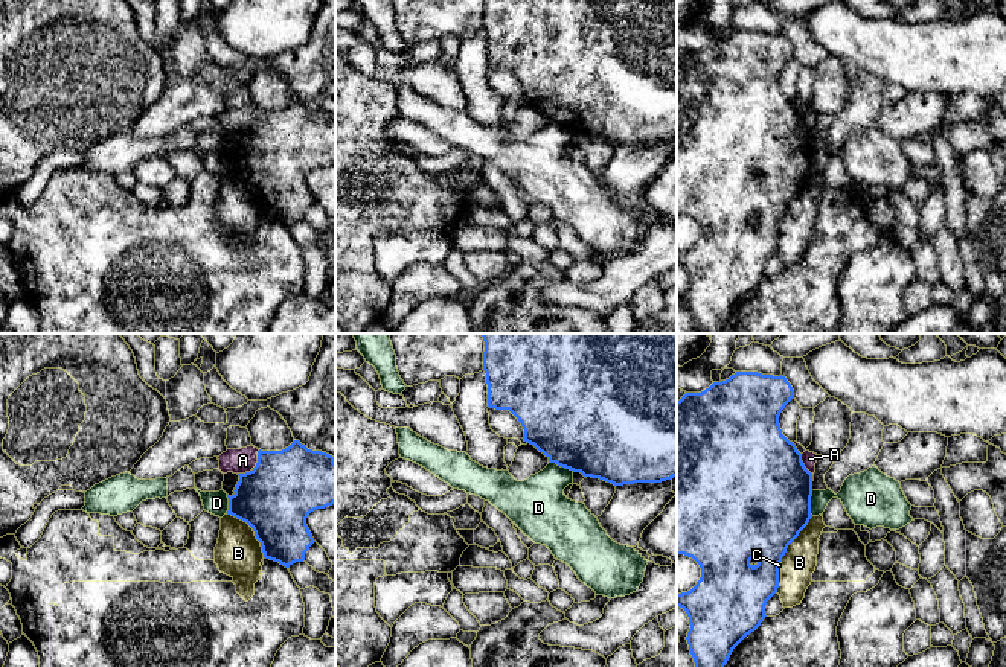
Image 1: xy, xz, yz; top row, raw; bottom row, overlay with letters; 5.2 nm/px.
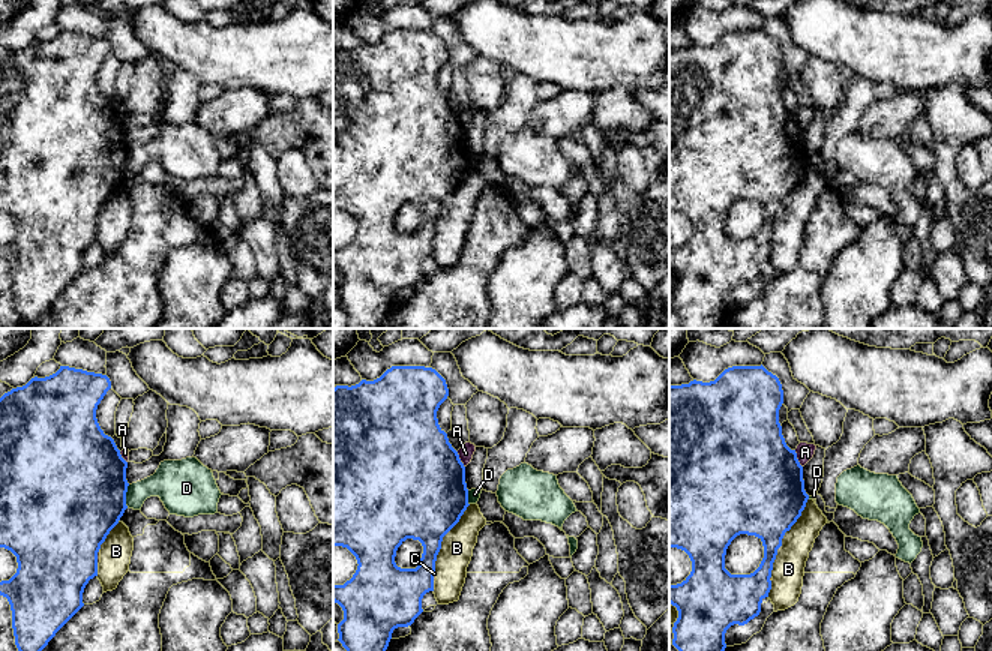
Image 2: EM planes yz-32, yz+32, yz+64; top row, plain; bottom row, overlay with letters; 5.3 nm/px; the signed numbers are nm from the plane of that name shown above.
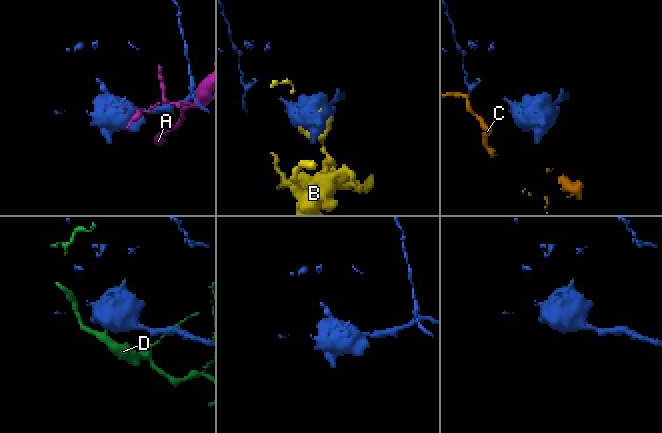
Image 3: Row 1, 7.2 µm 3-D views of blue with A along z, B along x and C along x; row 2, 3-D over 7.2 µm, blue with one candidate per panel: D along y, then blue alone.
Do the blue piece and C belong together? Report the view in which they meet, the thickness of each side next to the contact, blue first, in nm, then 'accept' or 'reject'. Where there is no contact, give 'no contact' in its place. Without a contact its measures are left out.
yz | 340/20 nm | reject

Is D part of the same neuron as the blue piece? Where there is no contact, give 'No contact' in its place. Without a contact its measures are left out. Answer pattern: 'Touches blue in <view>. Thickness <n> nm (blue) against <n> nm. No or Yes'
Touches blue in yz. Thickness 500 nm (blue) against 170 nm. No

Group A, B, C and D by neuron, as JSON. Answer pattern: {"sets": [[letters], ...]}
{"sets": [["A"], ["B", "C"], ["D"]]}

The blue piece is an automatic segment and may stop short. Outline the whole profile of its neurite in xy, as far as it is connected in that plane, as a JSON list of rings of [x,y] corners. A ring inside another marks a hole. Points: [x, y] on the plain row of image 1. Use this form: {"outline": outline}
{"outline": [[[294,99],[282,110],[258,110],[256,125],[238,132],[227,174],[247,181],[265,218],[290,227],[316,201],[306,177],[335,161],[335,116]]]}

